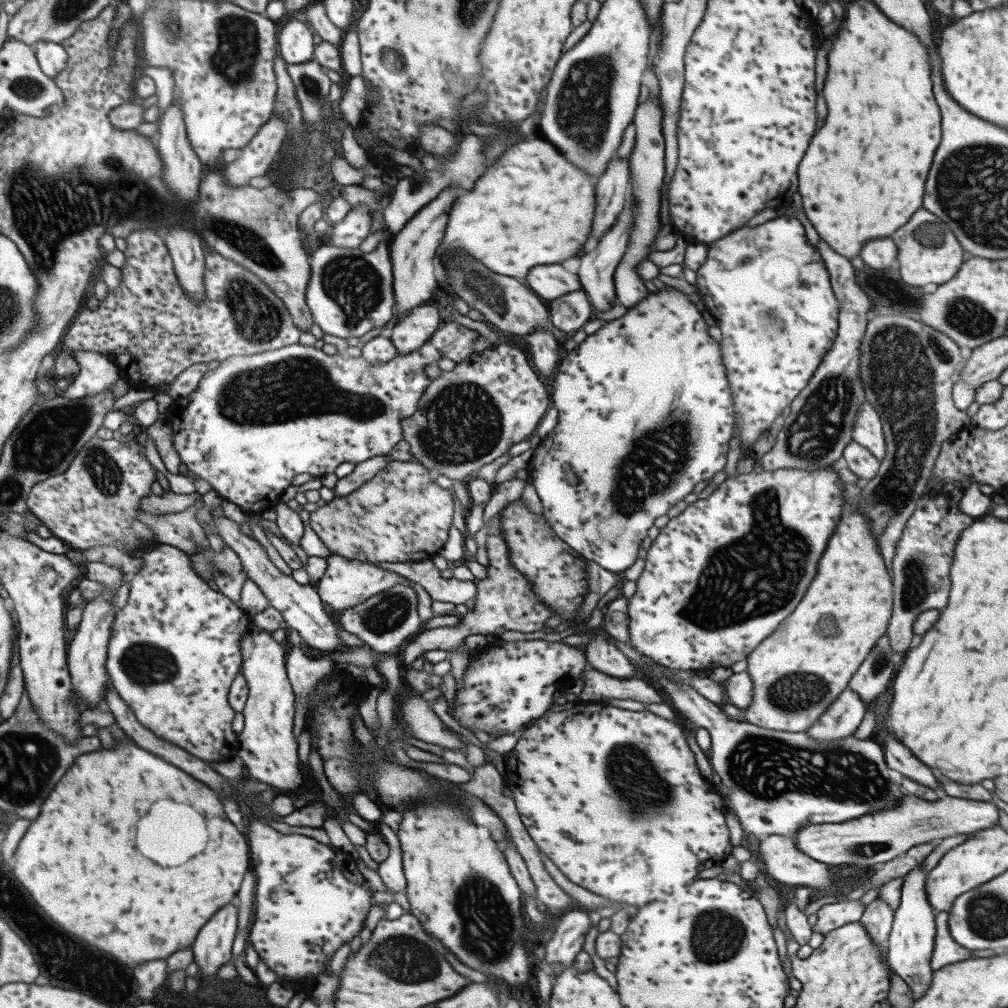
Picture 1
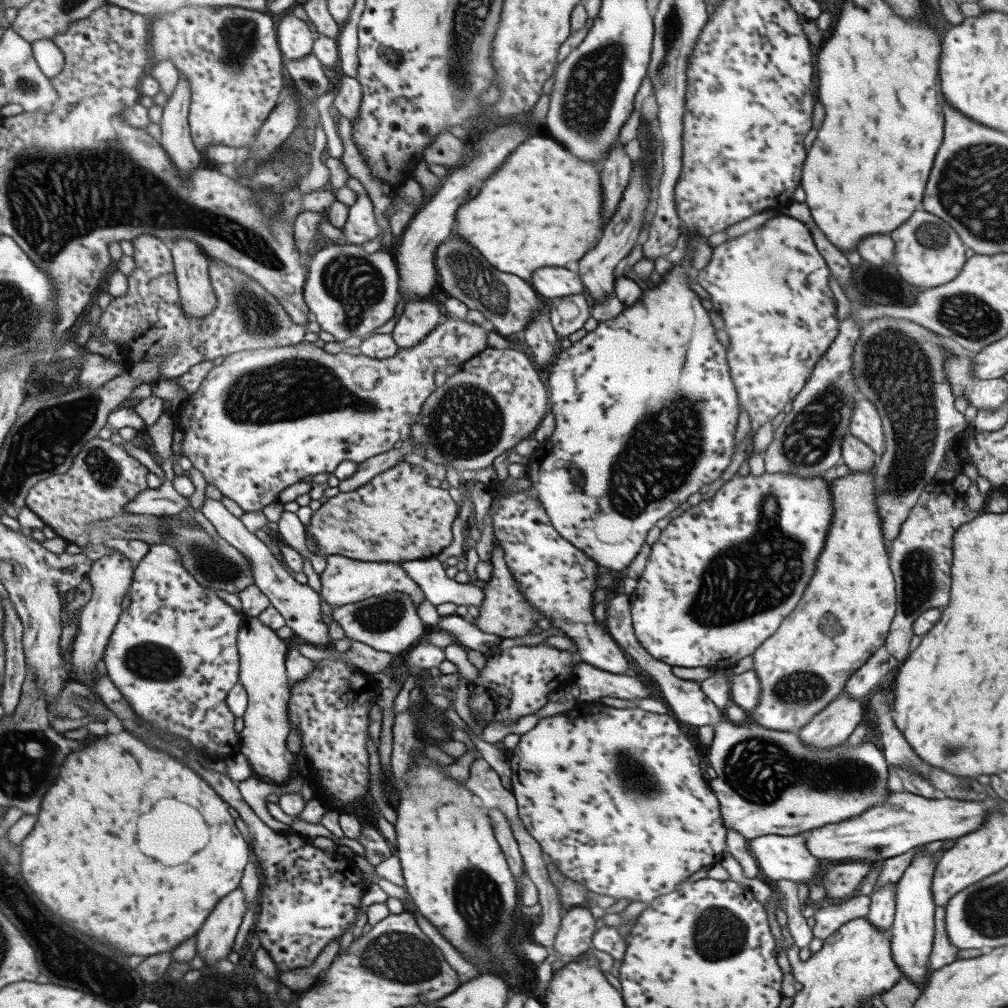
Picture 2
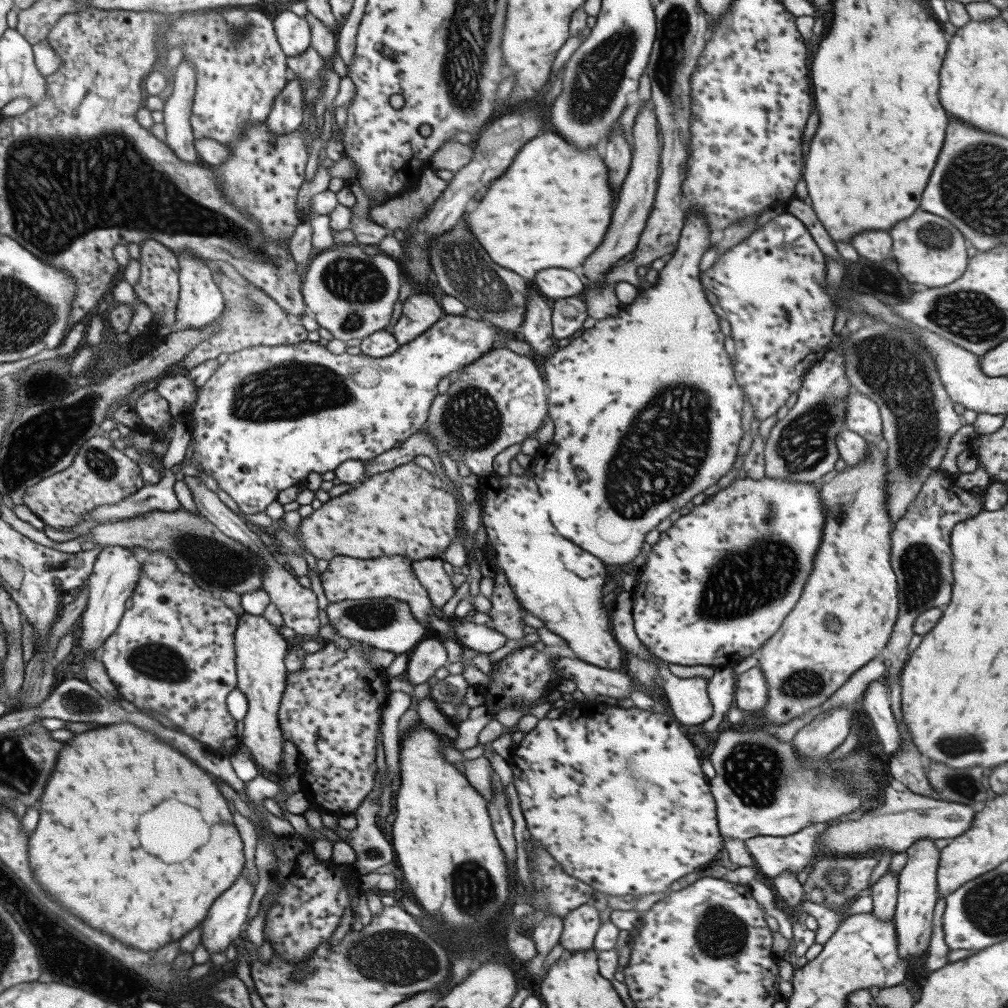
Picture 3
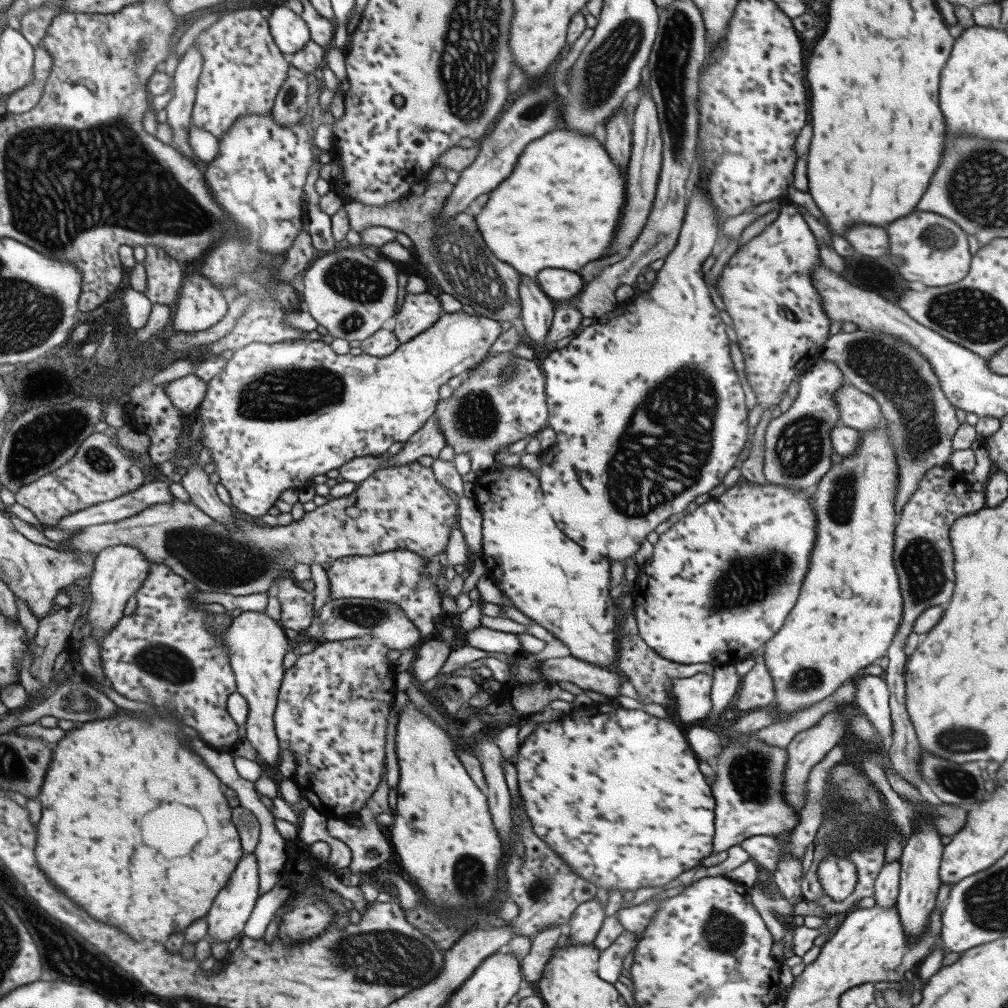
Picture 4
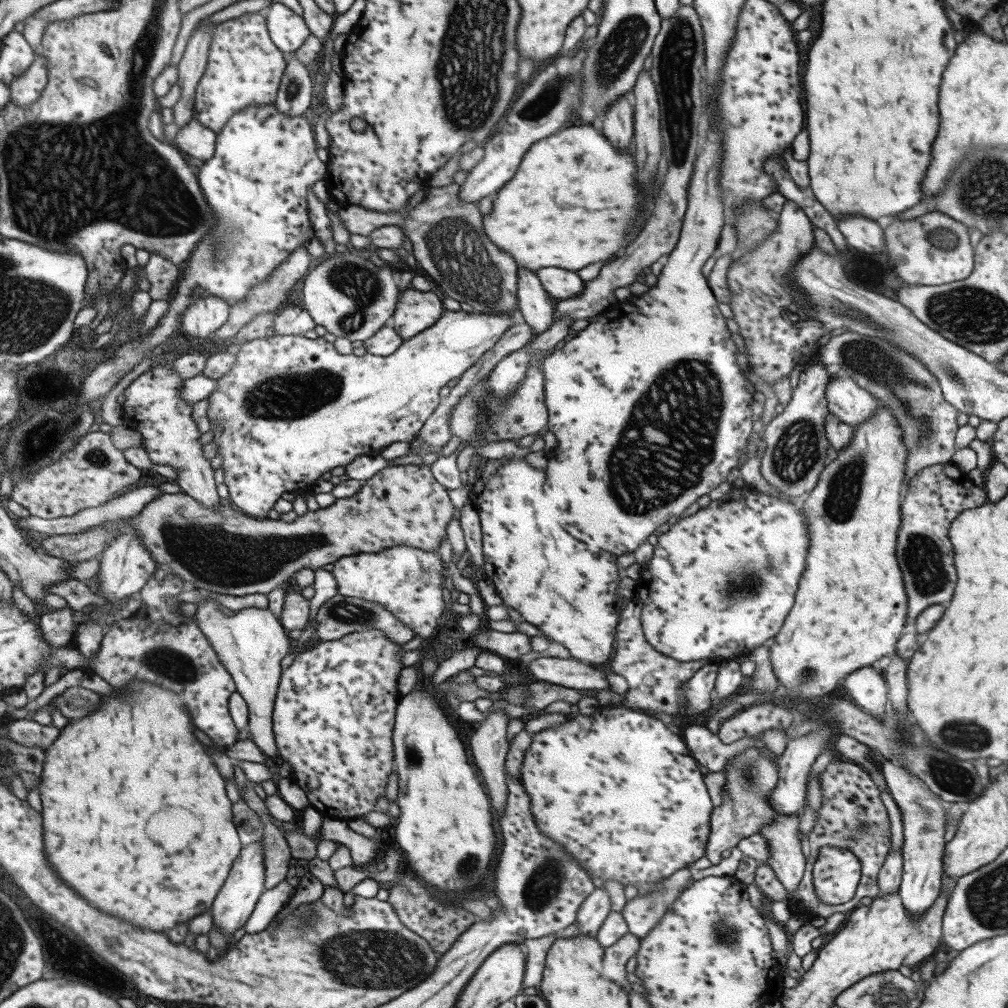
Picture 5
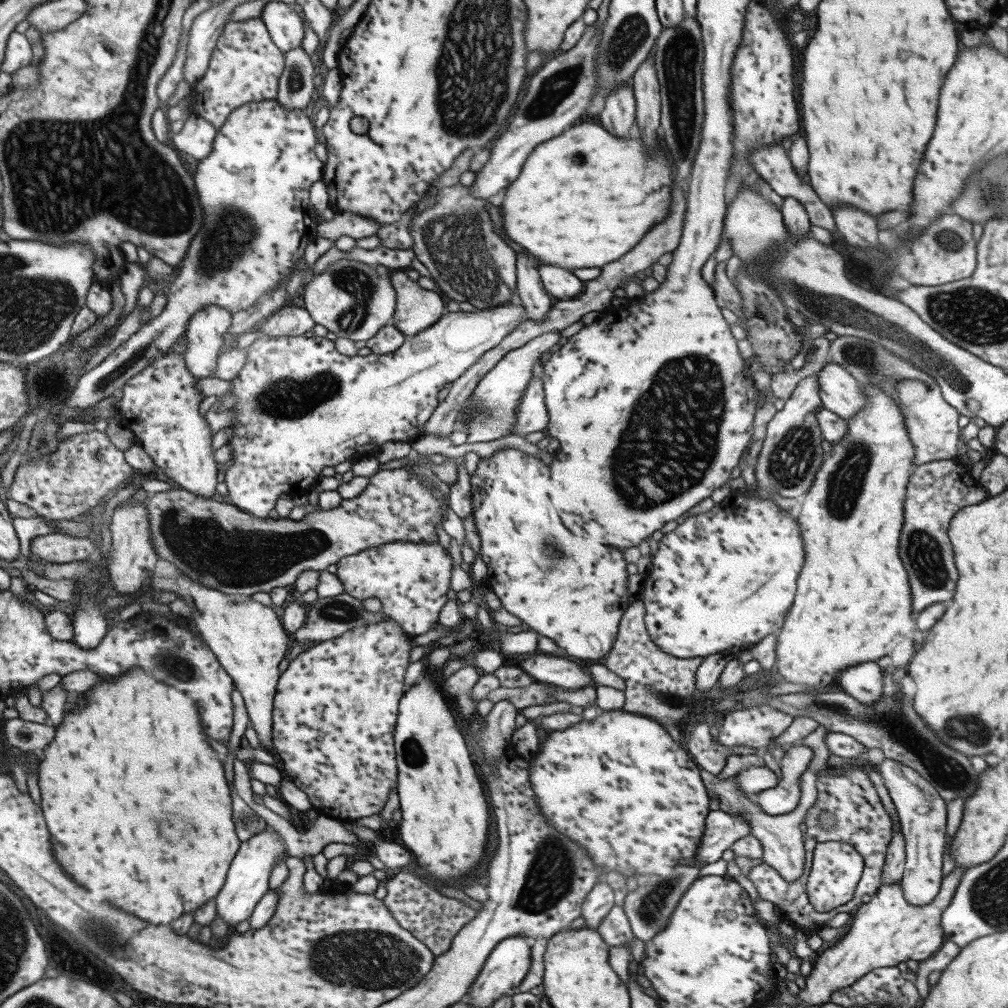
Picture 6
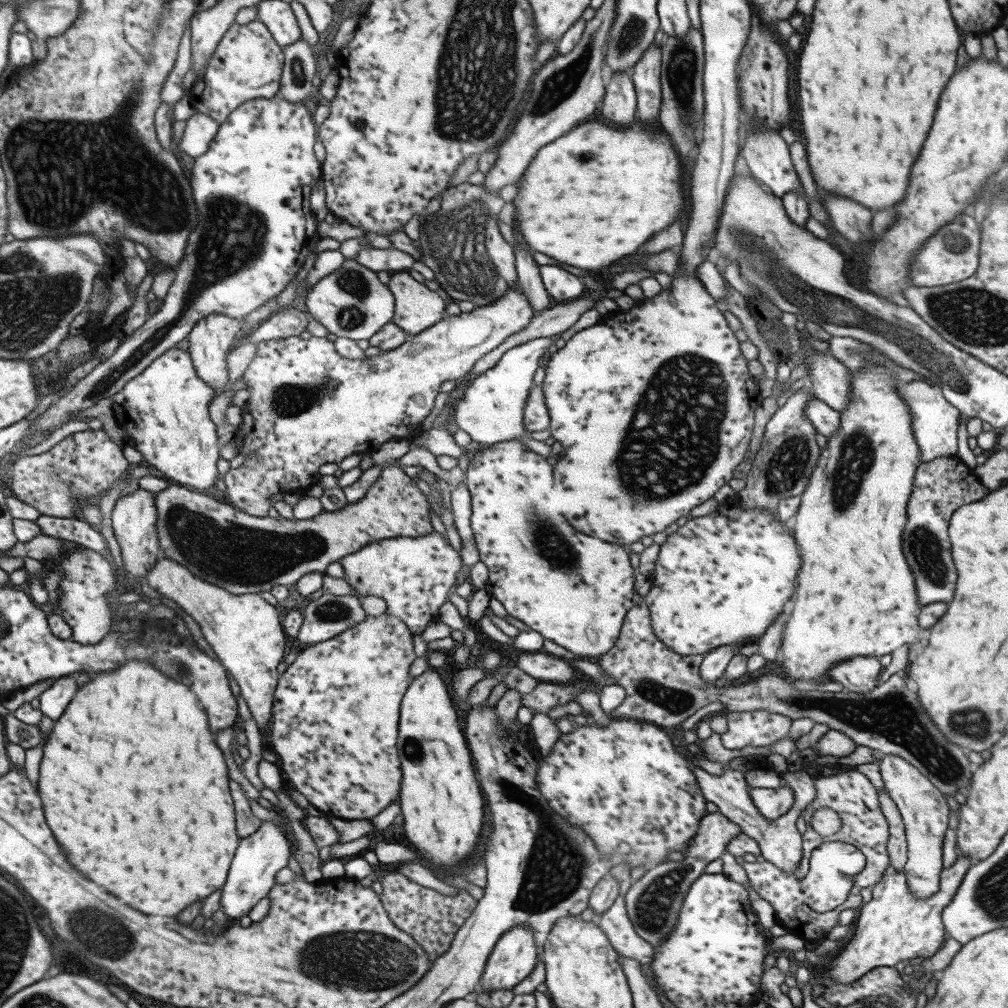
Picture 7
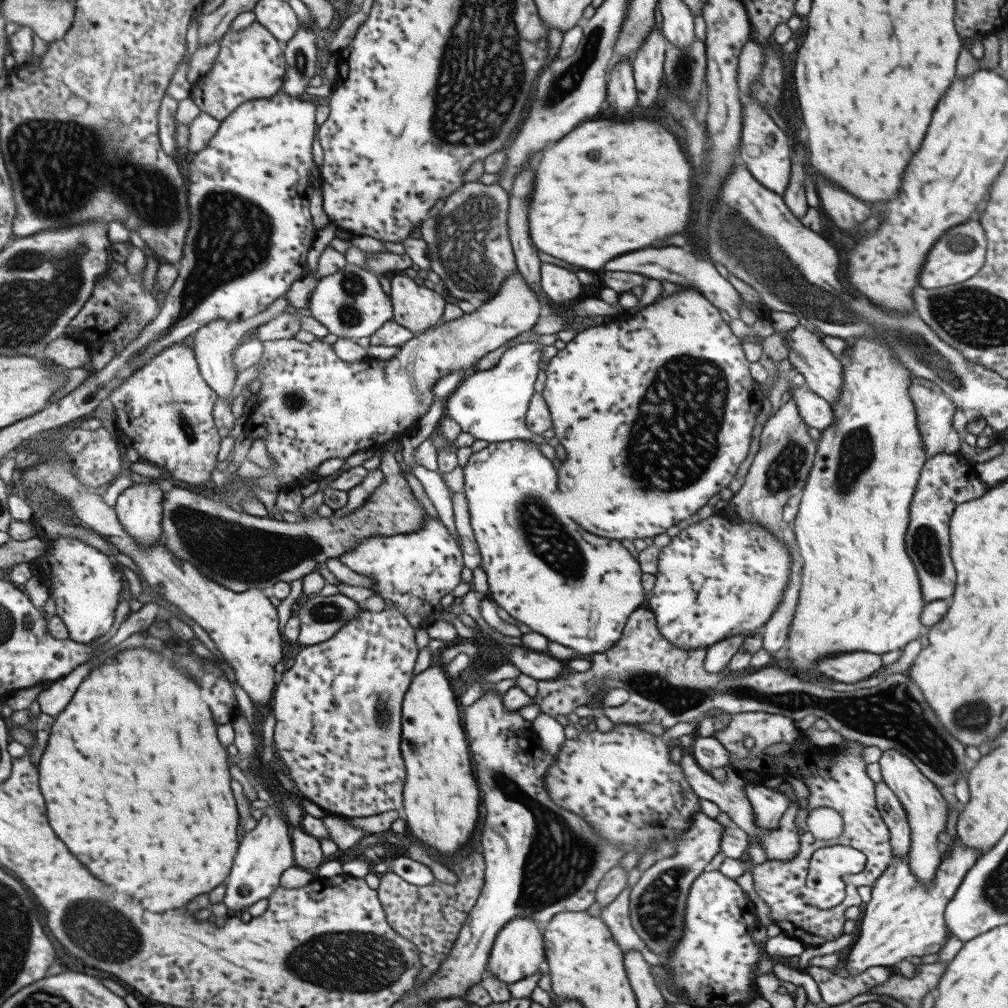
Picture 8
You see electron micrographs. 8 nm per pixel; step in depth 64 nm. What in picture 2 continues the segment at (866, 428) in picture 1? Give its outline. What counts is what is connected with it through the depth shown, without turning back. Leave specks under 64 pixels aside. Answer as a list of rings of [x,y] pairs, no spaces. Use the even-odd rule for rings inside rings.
[[[857,398],[854,402],[848,432],[856,439],[864,442],[875,456],[881,456],[884,446],[884,436],[879,413],[875,406],[865,398]]]

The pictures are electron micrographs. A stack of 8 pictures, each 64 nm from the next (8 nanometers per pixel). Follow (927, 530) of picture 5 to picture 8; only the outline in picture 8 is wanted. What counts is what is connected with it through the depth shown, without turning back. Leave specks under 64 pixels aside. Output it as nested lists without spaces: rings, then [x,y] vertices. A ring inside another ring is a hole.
[[[938,452],[926,459],[917,477],[915,491],[909,504],[909,523],[903,537],[906,551],[920,580],[919,592],[924,603],[933,600],[949,601],[953,595],[956,572],[950,559],[948,523],[953,509],[959,504],[983,496],[987,487],[977,478],[975,466],[959,453]]]

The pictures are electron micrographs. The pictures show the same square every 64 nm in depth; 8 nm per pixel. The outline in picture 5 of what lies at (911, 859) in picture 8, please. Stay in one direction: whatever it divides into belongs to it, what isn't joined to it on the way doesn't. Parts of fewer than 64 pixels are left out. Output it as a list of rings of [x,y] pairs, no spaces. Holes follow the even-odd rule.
[[[883,761],[878,768],[882,774],[886,790],[899,809],[903,826],[903,842],[900,848],[902,856],[902,875],[898,892],[902,905],[912,917],[918,917],[933,904],[940,893],[942,858],[945,842],[943,841],[945,824],[945,805],[929,789],[919,782],[903,767],[890,761]]]

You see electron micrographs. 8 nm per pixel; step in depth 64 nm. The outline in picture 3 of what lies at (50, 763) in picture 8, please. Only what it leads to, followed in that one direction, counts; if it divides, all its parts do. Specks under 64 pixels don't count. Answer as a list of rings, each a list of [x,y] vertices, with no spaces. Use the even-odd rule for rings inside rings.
[[[119,722],[119,724],[111,724],[111,726],[99,725],[85,732],[75,733],[69,740],[64,741],[64,745],[58,750],[57,760],[54,762],[52,771],[49,775],[49,780],[46,780],[45,790],[39,798],[39,822],[37,828],[33,830],[29,838],[29,868],[33,868],[33,874],[37,878],[37,882],[41,884],[41,888],[47,892],[47,896],[55,902],[61,902],[67,910],[71,910],[75,916],[79,916],[81,920],[85,920],[89,926],[97,928],[99,932],[107,932],[111,934],[115,940],[125,942],[129,946],[135,946],[139,950],[155,950],[171,940],[177,940],[179,936],[183,936],[187,930],[195,928],[201,924],[207,914],[207,908],[211,906],[213,898],[219,896],[225,888],[229,888],[236,881],[236,876],[241,872],[243,863],[245,862],[243,854],[243,845],[237,829],[232,821],[232,814],[229,814],[227,802],[223,800],[223,796],[217,792],[217,786],[213,784],[213,780],[201,770],[197,768],[187,756],[179,754],[177,750],[173,750],[169,744],[161,742],[155,734],[145,732],[129,722]],[[167,798],[175,798],[187,806],[193,806],[201,812],[205,824],[209,824],[209,840],[199,846],[187,860],[179,862],[177,866],[167,866],[163,864],[159,858],[147,854],[145,850],[139,848],[137,842],[137,818],[139,814],[151,810],[153,806],[157,806],[161,800]]]

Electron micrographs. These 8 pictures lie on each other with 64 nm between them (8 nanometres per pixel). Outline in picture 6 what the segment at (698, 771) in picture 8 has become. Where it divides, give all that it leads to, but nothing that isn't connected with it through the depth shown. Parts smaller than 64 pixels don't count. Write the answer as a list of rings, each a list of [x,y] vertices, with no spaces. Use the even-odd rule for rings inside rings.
[[[821,725],[807,734],[805,738],[797,743],[804,744],[813,750],[813,758],[810,760],[808,767],[799,775],[799,802],[791,812],[780,814],[777,816],[769,816],[765,814],[755,803],[752,803],[739,788],[739,785],[734,781],[733,777],[728,777],[723,780],[715,777],[714,774],[709,774],[706,770],[699,768],[699,776],[705,787],[707,796],[714,798],[719,803],[719,809],[726,812],[729,816],[738,814],[746,820],[749,825],[749,835],[754,836],[761,845],[762,857],[760,858],[765,864],[774,868],[783,880],[792,881],[801,876],[804,865],[804,843],[801,841],[801,830],[798,830],[798,824],[804,822],[806,809],[811,808],[815,802],[815,780],[817,780],[817,770],[828,768],[826,765],[829,751],[825,747],[824,739],[828,730]]]

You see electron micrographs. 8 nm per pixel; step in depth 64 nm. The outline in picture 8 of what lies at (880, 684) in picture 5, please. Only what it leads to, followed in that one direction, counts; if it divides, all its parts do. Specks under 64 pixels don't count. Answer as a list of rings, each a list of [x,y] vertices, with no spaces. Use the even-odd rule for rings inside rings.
[[[859,651],[821,657],[816,662],[816,669],[821,674],[845,684],[865,680],[883,668],[878,654]]]

